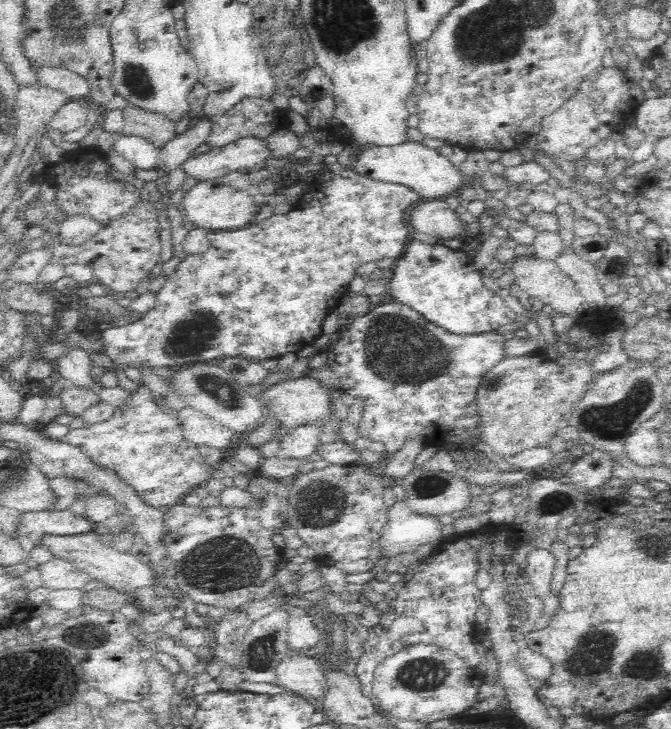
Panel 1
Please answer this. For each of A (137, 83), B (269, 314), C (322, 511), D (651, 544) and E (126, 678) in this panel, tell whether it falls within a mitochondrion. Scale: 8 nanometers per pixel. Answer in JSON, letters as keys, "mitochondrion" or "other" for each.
{"A":"mitochondrion","B":"other","C":"mitochondrion","D":"mitochondrion","E":"other"}

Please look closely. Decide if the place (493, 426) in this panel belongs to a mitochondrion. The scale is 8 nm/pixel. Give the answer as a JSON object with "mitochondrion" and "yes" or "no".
{"mitochondrion":"no"}

